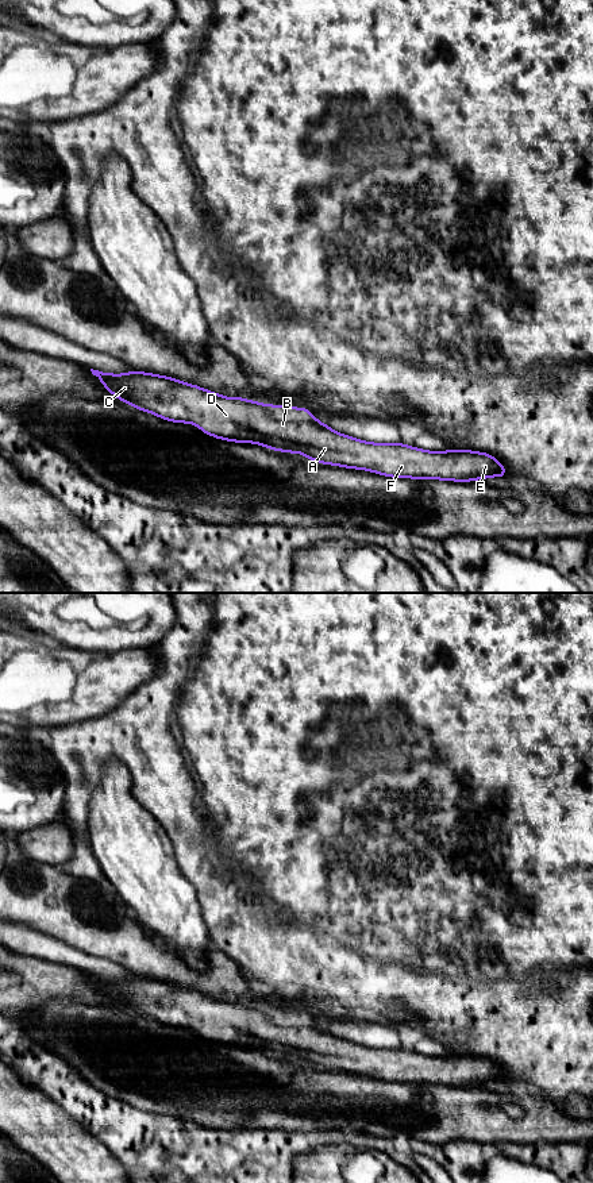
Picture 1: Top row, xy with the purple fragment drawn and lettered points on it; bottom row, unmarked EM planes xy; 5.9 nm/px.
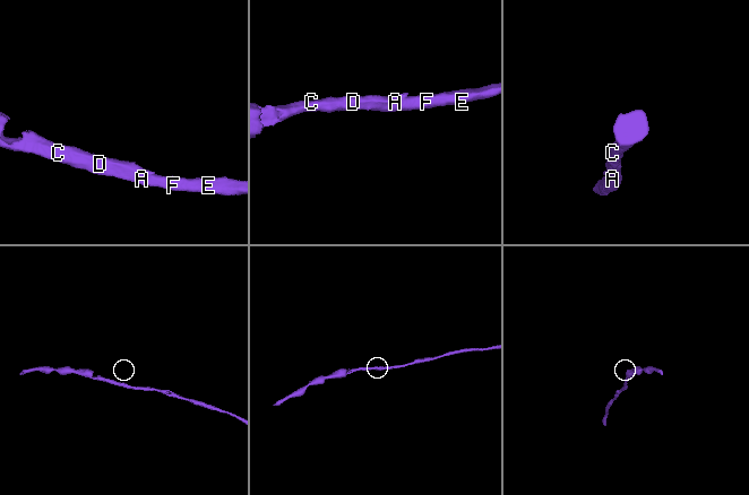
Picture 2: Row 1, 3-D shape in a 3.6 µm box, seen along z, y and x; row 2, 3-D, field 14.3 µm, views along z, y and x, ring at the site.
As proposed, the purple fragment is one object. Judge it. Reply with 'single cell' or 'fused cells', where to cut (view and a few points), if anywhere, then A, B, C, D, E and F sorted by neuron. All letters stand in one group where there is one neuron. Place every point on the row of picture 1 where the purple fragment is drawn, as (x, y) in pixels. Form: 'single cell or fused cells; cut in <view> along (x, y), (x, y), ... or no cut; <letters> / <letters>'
single cell; no cut; A B C D E F

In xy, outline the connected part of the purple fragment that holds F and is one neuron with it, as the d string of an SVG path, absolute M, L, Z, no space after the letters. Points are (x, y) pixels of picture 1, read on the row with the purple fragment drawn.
M91 369L92 374L118 400L134 405L139 411L150 412L166 421L192 423L203 432L222 440L239 443L258 443L263 447L299 452L324 465L347 469L361 469L396 478L444 479L470 482L488 477L507 477L505 467L486 452L470 450L448 450L442 452L426 451L403 443L381 444L369 443L335 432L327 424L315 419L307 408L259 404L240 397L224 397L182 381L131 370L127 374L107 374Z

